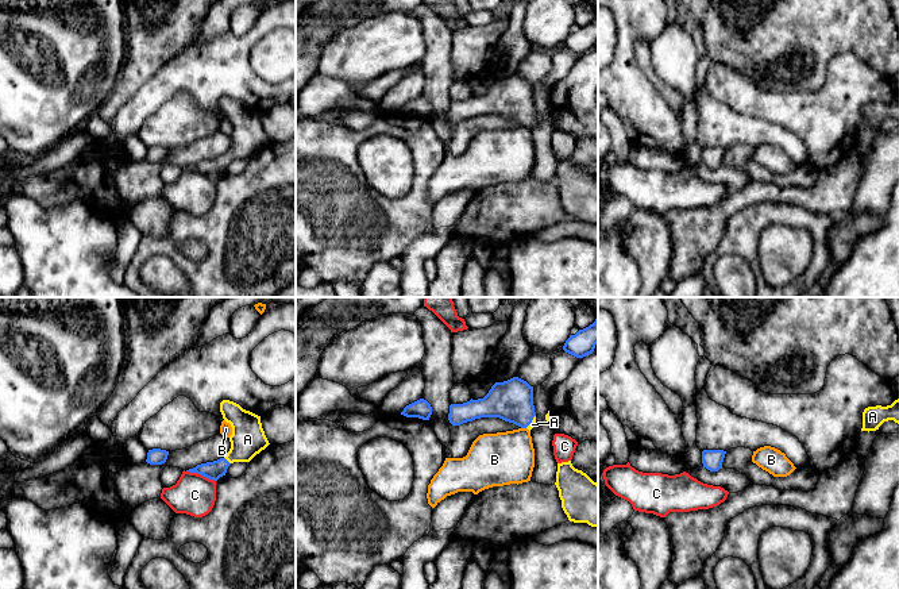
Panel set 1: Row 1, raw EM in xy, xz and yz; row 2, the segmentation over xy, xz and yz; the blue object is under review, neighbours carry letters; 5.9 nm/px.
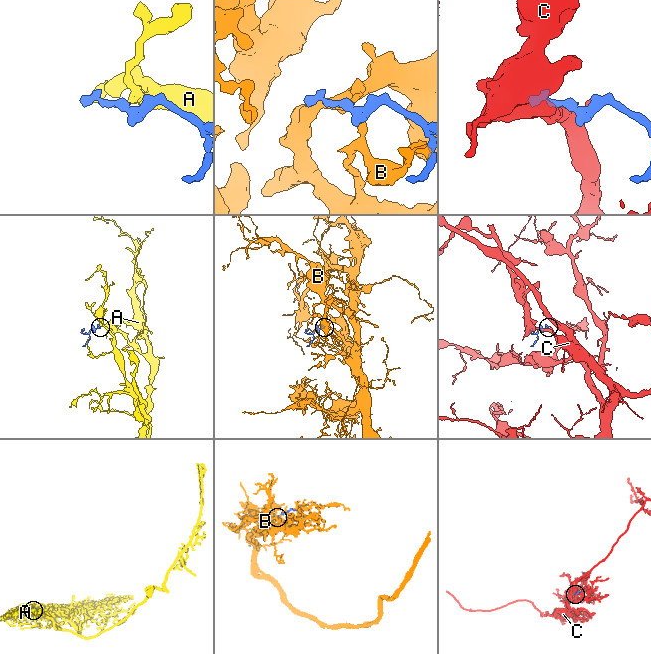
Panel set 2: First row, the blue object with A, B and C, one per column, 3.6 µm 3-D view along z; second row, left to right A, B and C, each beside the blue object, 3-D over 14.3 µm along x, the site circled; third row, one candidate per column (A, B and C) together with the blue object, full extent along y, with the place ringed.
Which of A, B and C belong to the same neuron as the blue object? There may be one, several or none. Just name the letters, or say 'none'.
A

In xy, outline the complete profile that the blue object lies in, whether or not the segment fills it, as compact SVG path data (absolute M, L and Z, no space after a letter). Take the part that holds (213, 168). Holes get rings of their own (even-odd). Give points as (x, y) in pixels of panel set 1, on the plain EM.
M223 97L220 100L220 109L223 116L232 124L229 149L224 155L201 161L186 168L201 172L213 178L225 173L231 161L250 159L270 142L262 126L261 113L243 107L239 101L229 97Z

